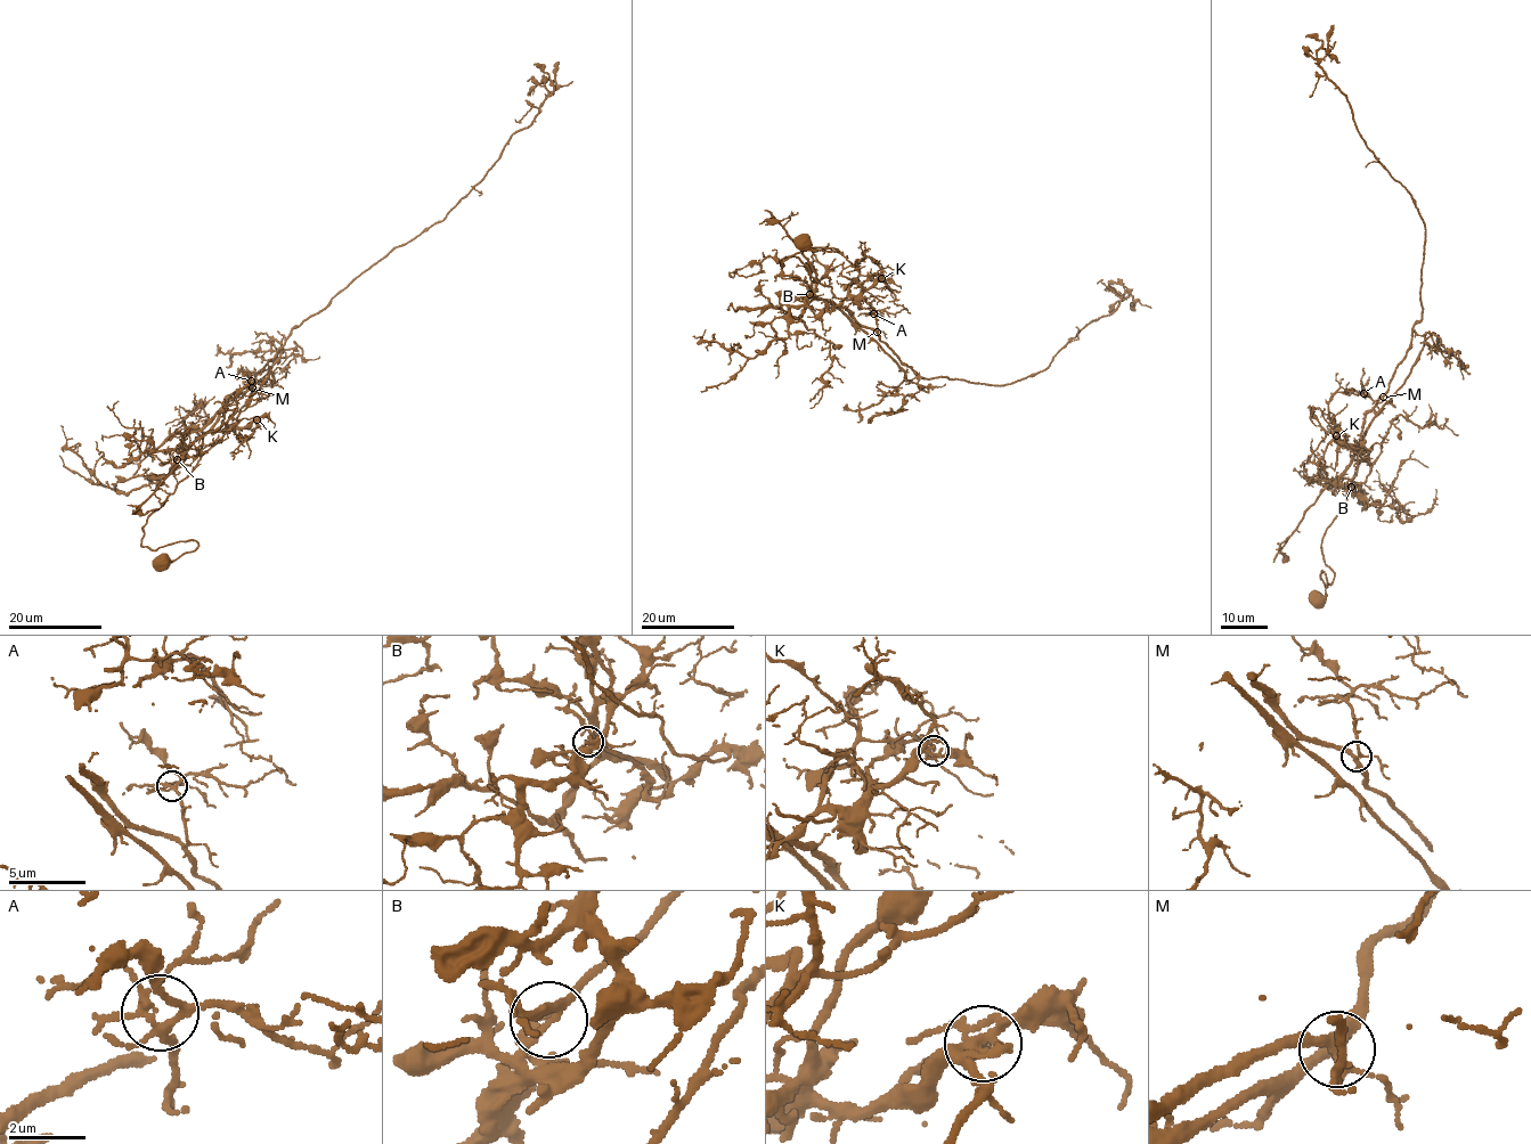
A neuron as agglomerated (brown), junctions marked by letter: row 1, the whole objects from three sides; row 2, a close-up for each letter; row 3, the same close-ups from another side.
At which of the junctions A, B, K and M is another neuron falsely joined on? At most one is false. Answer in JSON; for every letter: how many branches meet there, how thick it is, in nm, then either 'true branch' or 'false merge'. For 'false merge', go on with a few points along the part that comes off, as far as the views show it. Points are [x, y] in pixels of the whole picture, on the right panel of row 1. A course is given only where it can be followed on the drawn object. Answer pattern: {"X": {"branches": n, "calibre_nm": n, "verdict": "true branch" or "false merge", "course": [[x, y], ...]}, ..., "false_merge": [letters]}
{"A": {"branches": 6, "calibre_nm": 180, "verdict": "true branch"}, "B": {"branches": 4, "calibre_nm": 160, "verdict": "false merge", "course": [[1351, 487], [1353, 492], [1340, 474], [1410, 372], [1424, 341], [1433, 333], [1470, 375]]}, "K": {"branches": 5, "calibre_nm": 280, "verdict": "true branch"}, "M": {"branches": 4, "calibre_nm": 280, "verdict": "true branch"}, "false_merge": ["B"]}

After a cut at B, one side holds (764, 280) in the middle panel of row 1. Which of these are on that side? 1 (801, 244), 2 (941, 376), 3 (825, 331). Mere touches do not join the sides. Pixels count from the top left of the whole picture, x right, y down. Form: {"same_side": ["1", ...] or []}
{"same_side": []}

